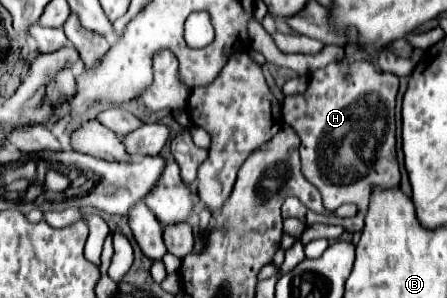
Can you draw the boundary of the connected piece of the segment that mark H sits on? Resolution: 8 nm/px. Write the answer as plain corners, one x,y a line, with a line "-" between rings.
355,61
351,65
347,63
331,63
327,65
325,69
319,69
315,71
311,77
309,77
309,85
307,85
307,91
305,93
297,93
297,95
289,95
285,97
283,101
283,119
287,125
291,125
297,135
301,137
301,171
305,175
305,179
315,185
323,197
323,205
329,213
333,213
337,207
341,207
343,203
355,203
357,205
357,215
355,217
349,217
349,219
341,219
341,217
335,217
335,215
317,215
313,211
309,211
307,207
303,207
303,203
297,199
297,197
289,197
283,201
283,207
281,207
281,213
283,213
283,219
289,219
289,217
295,217
299,219
301,223
305,225
313,225
313,223
325,223
325,225
341,225
347,233
357,233
363,229
363,217
365,217
365,211
367,211
367,205
369,205
369,195
371,195
371,185
383,185
385,189
389,187
397,187
399,185
399,169
397,169
397,161
393,161
391,157
395,155
395,97
397,97
397,89
399,89
399,79
393,75
393,73
385,73
381,69
377,69
371,61

